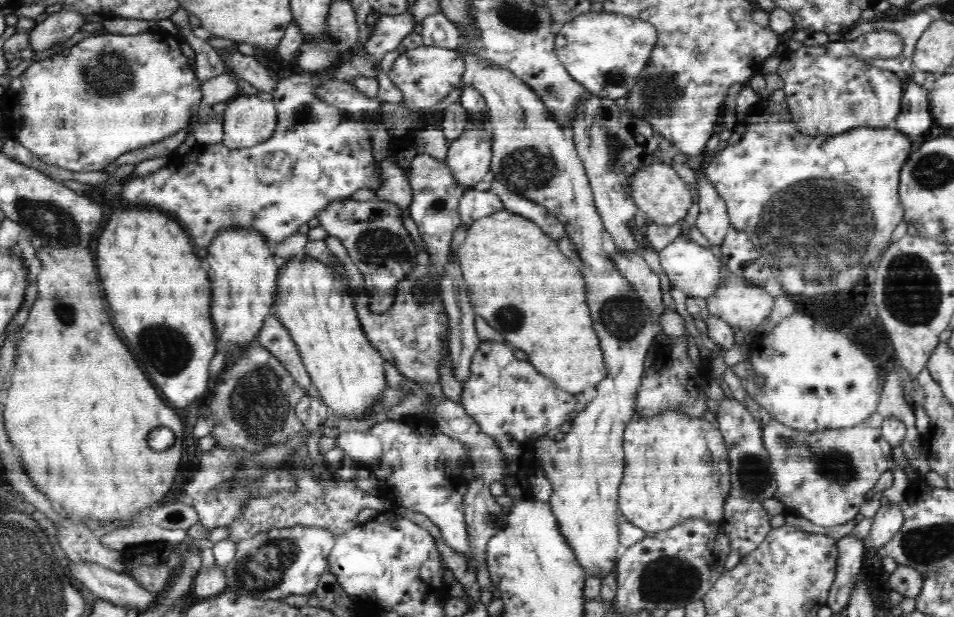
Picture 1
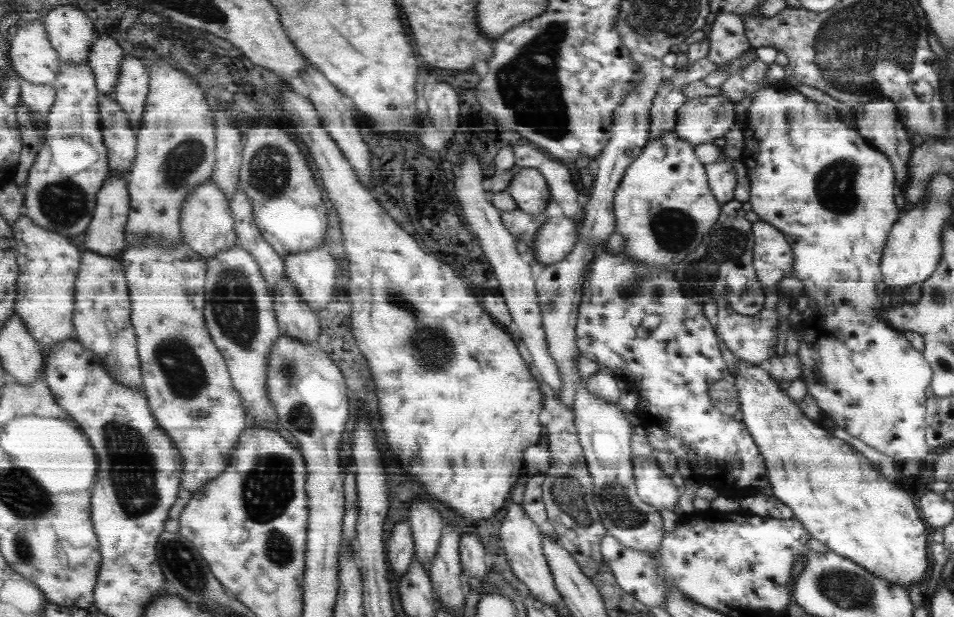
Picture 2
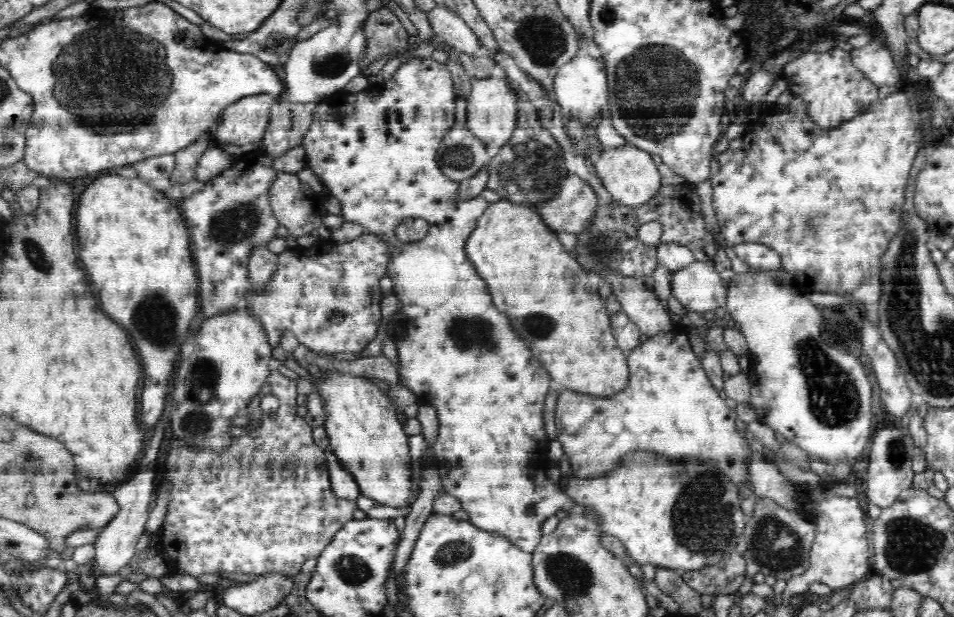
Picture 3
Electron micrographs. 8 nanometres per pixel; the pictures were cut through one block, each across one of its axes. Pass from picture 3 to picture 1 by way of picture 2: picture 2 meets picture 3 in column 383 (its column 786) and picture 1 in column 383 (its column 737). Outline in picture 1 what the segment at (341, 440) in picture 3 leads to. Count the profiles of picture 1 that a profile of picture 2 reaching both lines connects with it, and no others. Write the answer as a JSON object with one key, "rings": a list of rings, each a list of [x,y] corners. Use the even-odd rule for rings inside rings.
{"rings":[[[312,258],[312,262],[304,260],[292,260],[292,264],[280,268],[280,308],[278,308],[278,320],[284,324],[284,328],[290,332],[298,354],[304,360],[304,366],[310,374],[312,386],[318,390],[320,400],[330,408],[330,418],[338,418],[340,422],[364,422],[370,420],[374,414],[378,414],[378,406],[384,402],[384,390],[388,386],[386,382],[386,368],[384,358],[378,354],[368,338],[362,334],[362,324],[356,316],[356,306],[352,304],[352,298],[348,296],[344,282],[334,276],[334,270],[328,270],[328,266],[322,266]]]}

